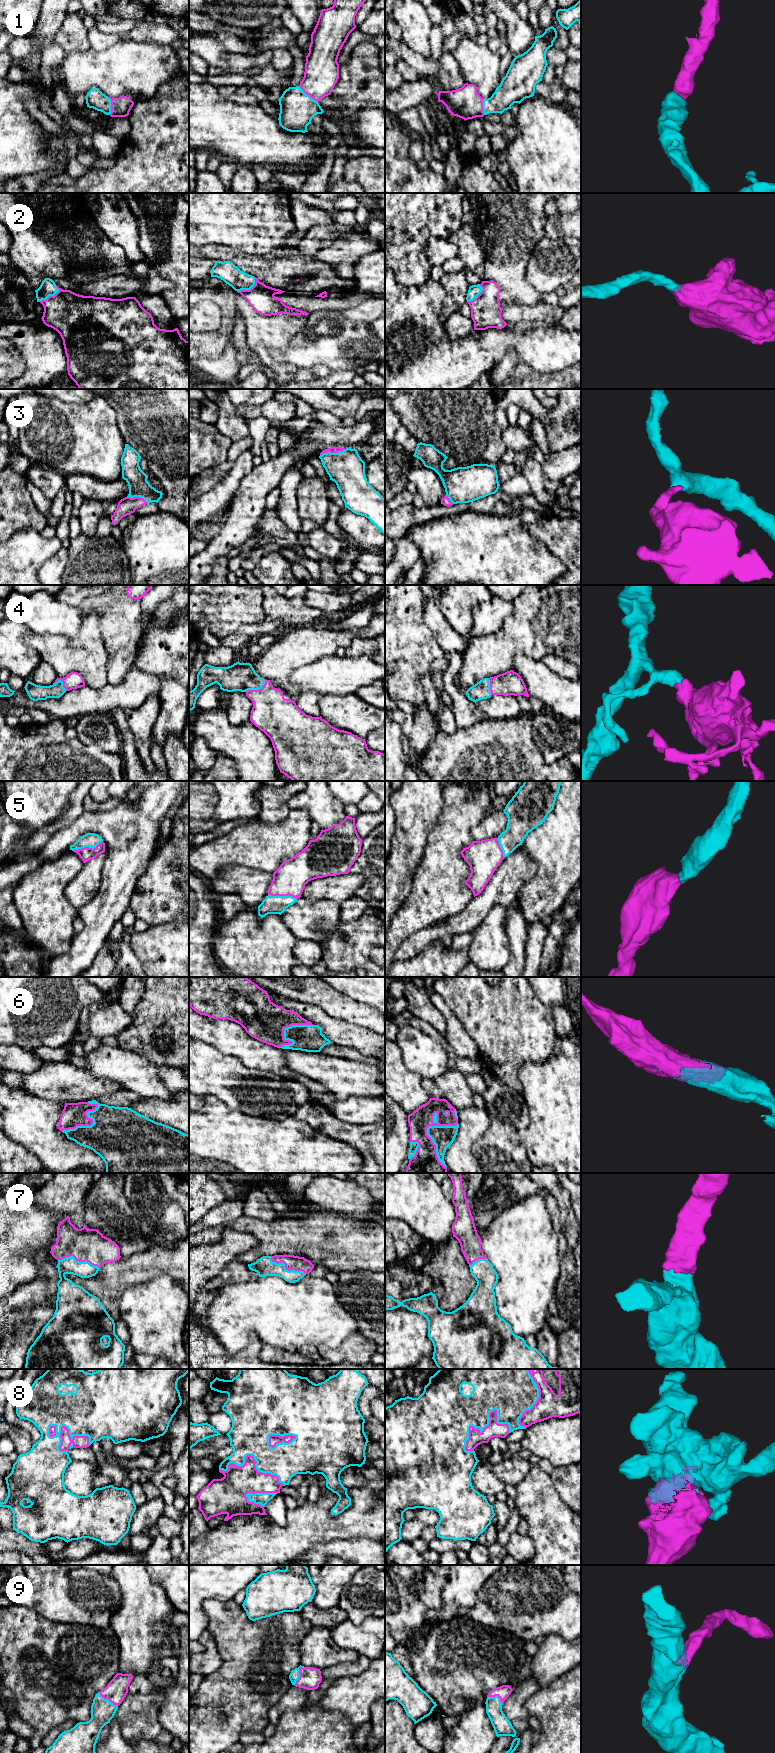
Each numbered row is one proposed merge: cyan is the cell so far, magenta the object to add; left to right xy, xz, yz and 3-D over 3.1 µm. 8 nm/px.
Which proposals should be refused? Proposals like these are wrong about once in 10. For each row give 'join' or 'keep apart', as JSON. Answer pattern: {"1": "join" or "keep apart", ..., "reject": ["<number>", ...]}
{"1": "join", "2": "join", "3": "join", "4": "join", "5": "join", "6": "join", "7": "join", "8": "join", "9": "join", "reject": []}

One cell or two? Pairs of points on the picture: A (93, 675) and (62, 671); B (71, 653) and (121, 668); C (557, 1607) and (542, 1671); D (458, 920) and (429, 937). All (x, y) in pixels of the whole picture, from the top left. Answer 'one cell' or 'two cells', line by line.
A: one cell
B: two cells
C: two cells
D: one cell

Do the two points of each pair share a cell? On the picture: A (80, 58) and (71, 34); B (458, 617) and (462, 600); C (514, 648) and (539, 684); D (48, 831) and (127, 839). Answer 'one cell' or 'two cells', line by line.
A: two cells
B: one cell
C: two cells
D: two cells

